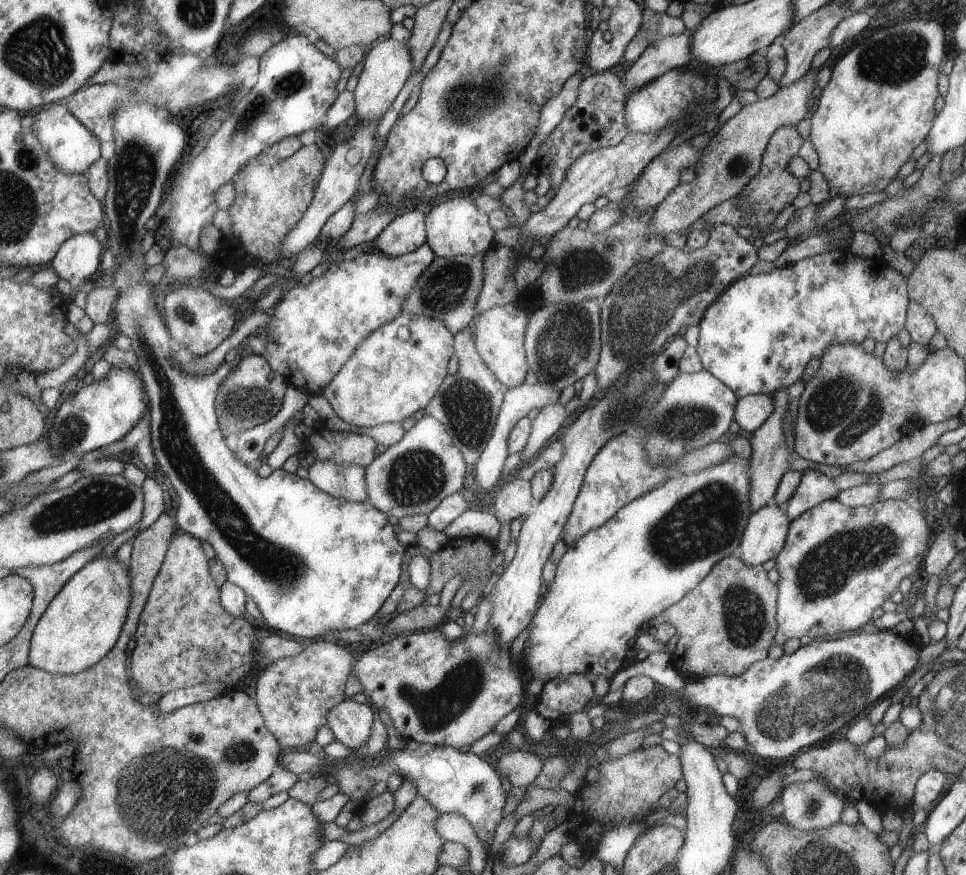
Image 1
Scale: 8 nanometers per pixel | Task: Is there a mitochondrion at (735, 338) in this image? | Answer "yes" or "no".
no

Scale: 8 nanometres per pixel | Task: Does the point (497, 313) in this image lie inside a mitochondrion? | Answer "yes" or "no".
no

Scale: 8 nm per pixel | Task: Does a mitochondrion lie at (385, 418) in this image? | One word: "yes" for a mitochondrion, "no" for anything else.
no

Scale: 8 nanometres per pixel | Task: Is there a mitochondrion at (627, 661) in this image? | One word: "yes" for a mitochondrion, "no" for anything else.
no

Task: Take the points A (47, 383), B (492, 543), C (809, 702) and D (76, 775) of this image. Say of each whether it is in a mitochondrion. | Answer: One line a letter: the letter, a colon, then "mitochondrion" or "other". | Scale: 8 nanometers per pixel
A: other
B: other
C: mitochondrion
D: other

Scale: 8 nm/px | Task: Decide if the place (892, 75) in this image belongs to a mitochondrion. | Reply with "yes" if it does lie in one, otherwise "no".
yes

